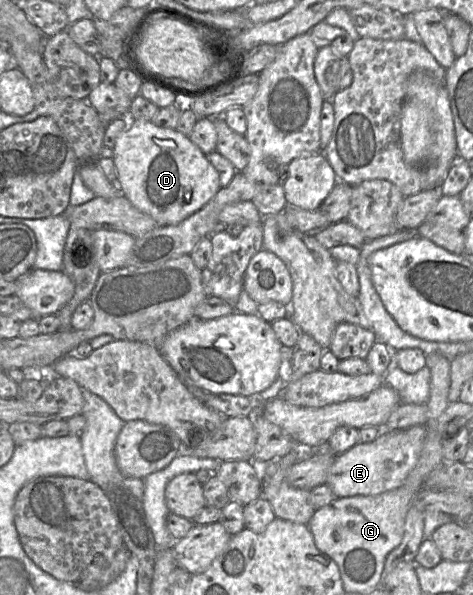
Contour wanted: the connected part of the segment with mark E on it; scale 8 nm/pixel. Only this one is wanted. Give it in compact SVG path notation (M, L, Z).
M425 425L402 430L382 430L370 443L360 441L350 450L336 455L329 470L326 485L337 498L375 496L400 487L417 463L426 438Z

